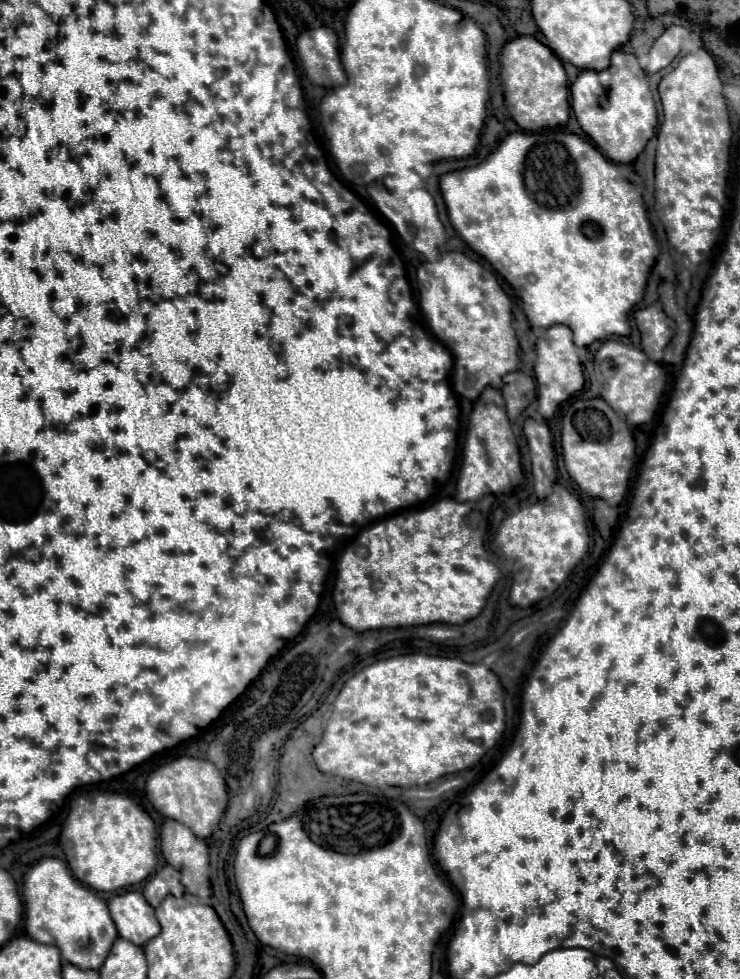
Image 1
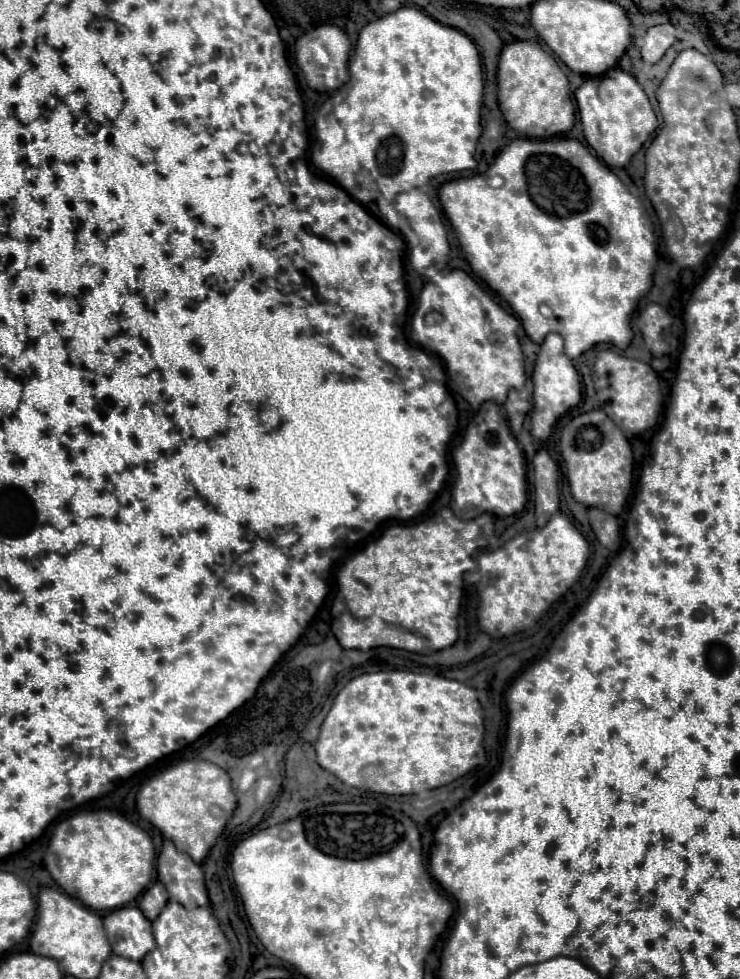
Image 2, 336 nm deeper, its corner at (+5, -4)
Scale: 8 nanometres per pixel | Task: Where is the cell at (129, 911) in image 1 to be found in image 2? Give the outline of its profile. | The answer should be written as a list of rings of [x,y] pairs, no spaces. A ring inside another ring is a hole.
[[[123,906],[103,916],[107,940],[115,954],[131,960],[141,960],[143,954],[155,950],[151,922],[137,906]]]

